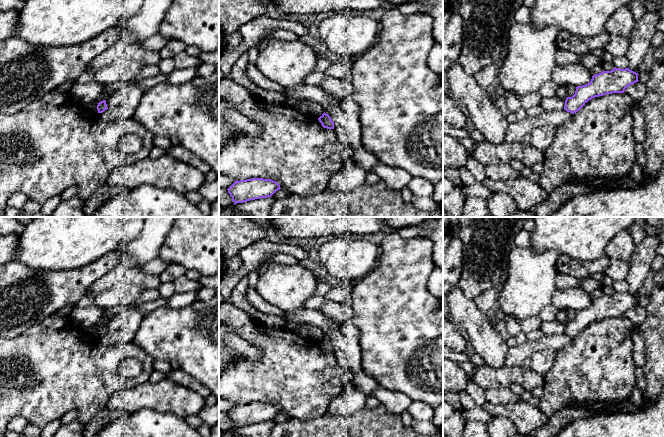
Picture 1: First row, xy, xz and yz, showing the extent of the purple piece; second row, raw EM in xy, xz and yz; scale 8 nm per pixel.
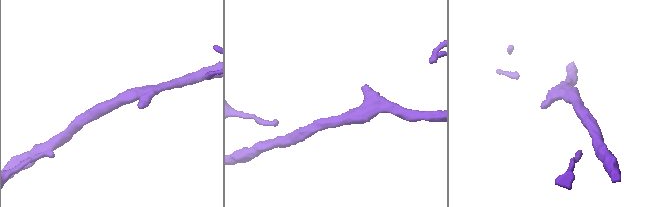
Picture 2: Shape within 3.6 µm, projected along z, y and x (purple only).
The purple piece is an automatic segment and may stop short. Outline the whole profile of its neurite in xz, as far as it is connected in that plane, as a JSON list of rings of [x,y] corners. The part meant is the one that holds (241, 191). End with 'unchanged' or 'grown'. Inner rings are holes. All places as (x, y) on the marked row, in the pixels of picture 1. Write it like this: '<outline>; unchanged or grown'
[[[252,178],[236,180],[227,190],[234,204],[271,197],[280,190],[280,185],[271,179]]]; unchanged

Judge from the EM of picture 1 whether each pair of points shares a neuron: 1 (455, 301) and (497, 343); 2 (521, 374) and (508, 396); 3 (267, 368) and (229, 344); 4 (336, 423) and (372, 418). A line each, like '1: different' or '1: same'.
1: same
2: different
3: different
4: same

